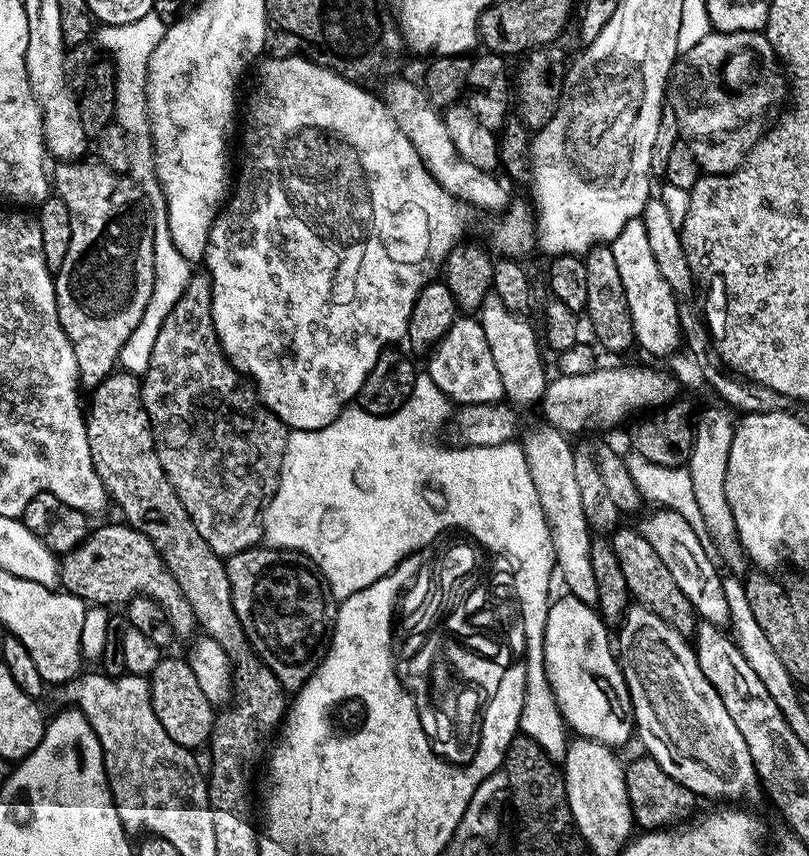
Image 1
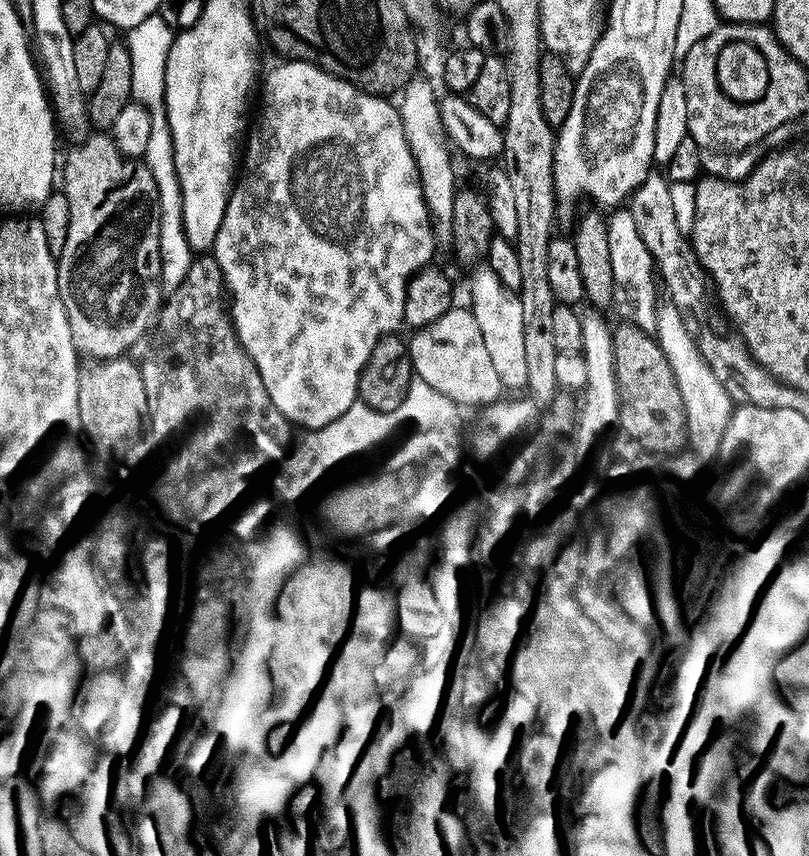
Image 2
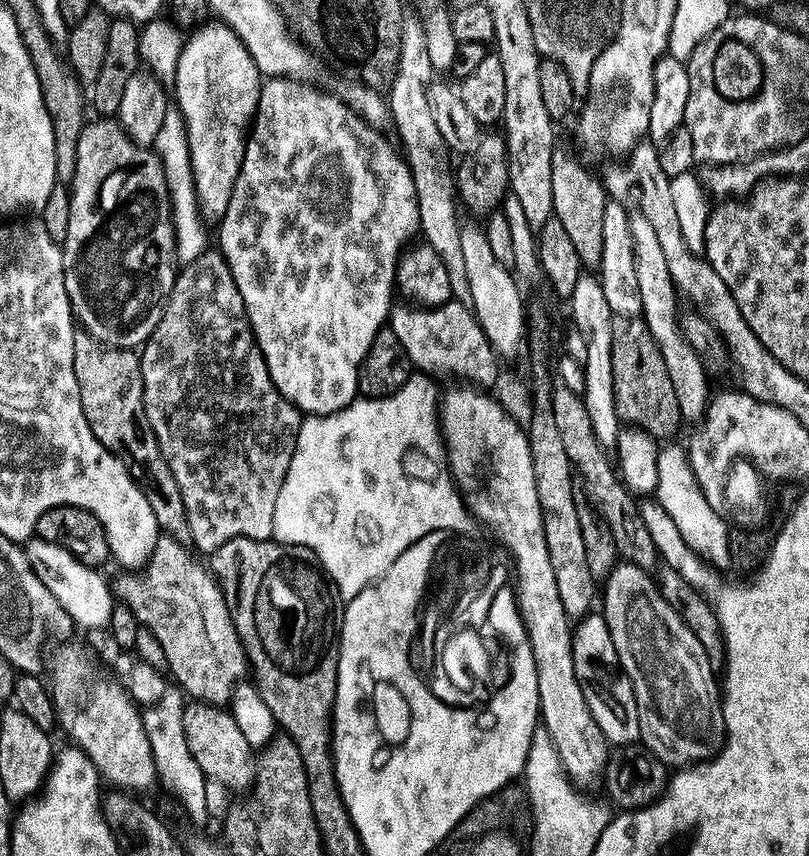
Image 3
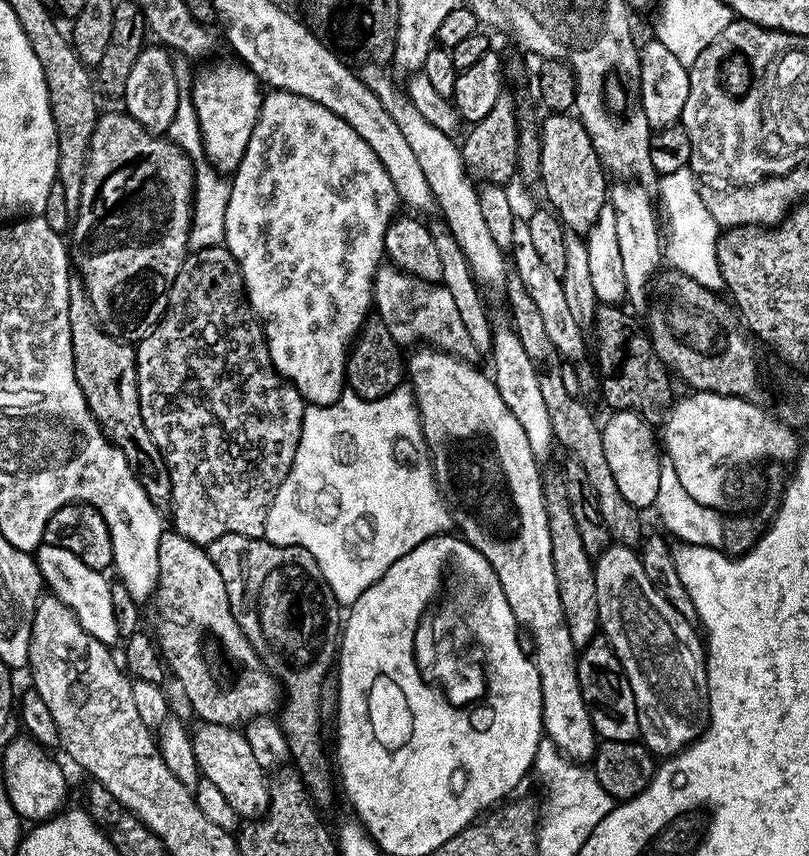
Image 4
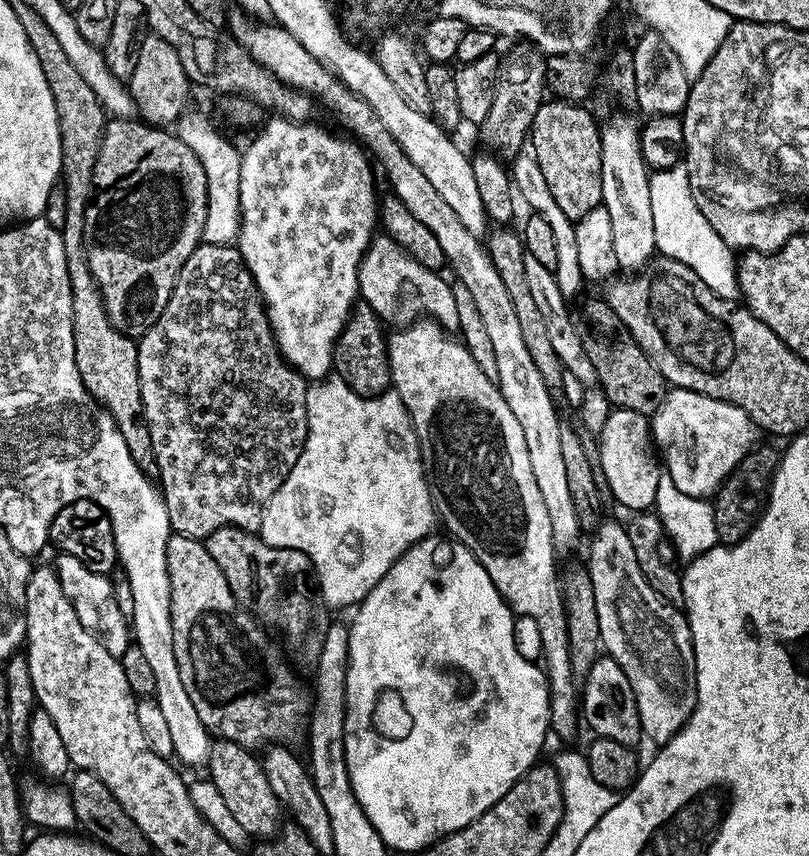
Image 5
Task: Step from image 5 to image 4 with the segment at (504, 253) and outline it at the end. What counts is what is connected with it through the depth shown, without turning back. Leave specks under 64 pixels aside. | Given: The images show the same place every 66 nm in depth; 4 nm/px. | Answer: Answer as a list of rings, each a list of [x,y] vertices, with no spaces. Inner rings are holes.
[[[515,274],[509,275],[506,281],[508,288],[508,312],[512,315],[510,327],[518,334],[518,342],[526,349],[530,362],[534,362],[534,370],[538,374],[538,387],[542,390],[542,398],[546,402],[546,410],[550,413],[552,434],[557,445],[569,448],[571,459],[582,462],[586,475],[590,477],[590,486],[594,486],[594,494],[598,502],[598,510],[602,514],[602,522],[606,522],[608,532],[617,544],[636,546],[641,543],[641,513],[622,496],[618,485],[614,482],[613,471],[606,460],[601,421],[587,408],[585,401],[577,393],[568,389],[568,376],[564,367],[565,361],[554,350],[554,342],[550,342],[542,314],[534,298],[530,298],[526,286],[522,286],[522,278]]]

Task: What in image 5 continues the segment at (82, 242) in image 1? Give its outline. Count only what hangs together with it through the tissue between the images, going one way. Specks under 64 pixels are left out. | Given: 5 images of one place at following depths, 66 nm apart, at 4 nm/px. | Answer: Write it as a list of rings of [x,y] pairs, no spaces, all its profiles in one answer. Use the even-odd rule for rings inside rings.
[[[112,118],[104,126],[102,142],[98,150],[98,162],[94,166],[92,187],[94,189],[92,201],[89,202],[88,209],[84,212],[84,249],[86,250],[86,258],[90,262],[90,270],[94,274],[96,284],[100,287],[102,302],[110,322],[123,336],[139,338],[148,333],[150,326],[154,326],[154,322],[158,322],[162,310],[166,310],[166,302],[170,302],[170,294],[174,290],[176,279],[186,262],[186,258],[190,258],[190,254],[194,254],[194,250],[203,241],[206,210],[208,209],[206,170],[202,170],[202,162],[198,162],[194,150],[190,150],[190,146],[186,146],[186,142],[182,142],[175,131],[169,130],[164,126],[155,127],[138,118]]]

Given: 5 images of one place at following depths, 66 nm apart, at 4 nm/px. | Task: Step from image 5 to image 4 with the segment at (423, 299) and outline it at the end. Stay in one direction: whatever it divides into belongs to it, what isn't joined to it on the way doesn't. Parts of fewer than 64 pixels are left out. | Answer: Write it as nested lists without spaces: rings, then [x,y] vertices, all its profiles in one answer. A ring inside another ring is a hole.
[[[384,262],[376,271],[376,279],[372,281],[372,297],[375,315],[382,322],[386,322],[386,330],[394,334],[401,346],[423,342],[439,348],[441,352],[459,356],[461,360],[472,362],[477,359],[476,347],[470,340],[470,333],[466,330],[461,315],[458,314],[454,297],[450,295],[450,290],[444,288],[443,283],[414,278],[395,264]]]

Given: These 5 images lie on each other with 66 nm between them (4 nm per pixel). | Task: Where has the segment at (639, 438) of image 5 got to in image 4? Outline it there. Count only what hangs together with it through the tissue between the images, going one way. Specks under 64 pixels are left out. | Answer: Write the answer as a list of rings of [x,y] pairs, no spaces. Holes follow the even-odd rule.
[[[617,409],[610,415],[612,416],[608,420],[605,419],[601,432],[606,460],[613,471],[614,482],[622,496],[636,509],[651,509],[657,500],[661,466],[664,463],[659,439],[657,435],[656,438],[654,436],[655,427],[633,411]]]

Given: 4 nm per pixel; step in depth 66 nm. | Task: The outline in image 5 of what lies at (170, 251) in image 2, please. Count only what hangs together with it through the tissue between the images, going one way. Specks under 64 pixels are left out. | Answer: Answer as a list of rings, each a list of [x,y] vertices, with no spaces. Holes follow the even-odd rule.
[[[192,110],[181,113],[174,124],[174,131],[190,150],[202,162],[202,170],[206,170],[206,186],[208,187],[208,209],[206,210],[206,226],[203,243],[231,245],[240,234],[240,157],[241,149],[235,148],[228,140],[223,140],[214,132],[213,126]]]

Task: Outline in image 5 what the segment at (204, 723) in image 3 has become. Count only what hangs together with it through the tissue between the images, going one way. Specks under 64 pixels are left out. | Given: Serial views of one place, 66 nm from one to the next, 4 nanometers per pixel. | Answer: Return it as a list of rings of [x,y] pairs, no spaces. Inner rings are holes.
[[[217,739],[211,745],[206,771],[209,772],[207,775],[218,790],[218,794],[222,794],[230,814],[234,814],[235,820],[242,825],[242,830],[246,830],[250,838],[272,838],[281,827],[282,805],[274,791],[270,790],[261,761],[252,756],[255,755],[247,748],[229,740]]]

